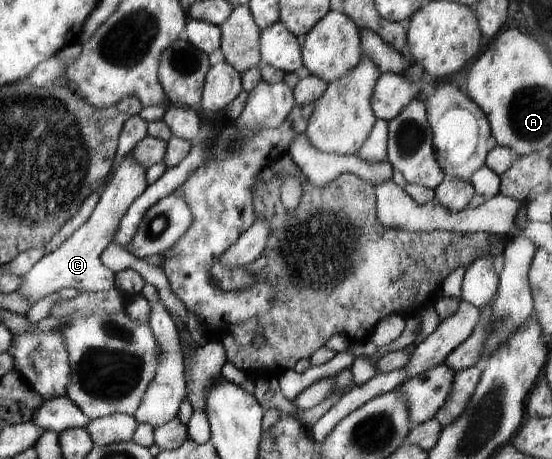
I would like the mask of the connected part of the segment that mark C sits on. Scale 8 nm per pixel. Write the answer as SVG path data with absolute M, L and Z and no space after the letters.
M129 152L121 166L115 170L107 188L102 188L103 193L101 189L101 196L93 214L57 250L43 256L30 270L21 275L21 286L16 291L21 292L31 306L63 288L75 288L81 293L96 293L105 292L114 286L115 274L101 263L99 255L111 244L115 230L129 206L147 190L149 184L146 170L143 164L137 164L133 160Z

